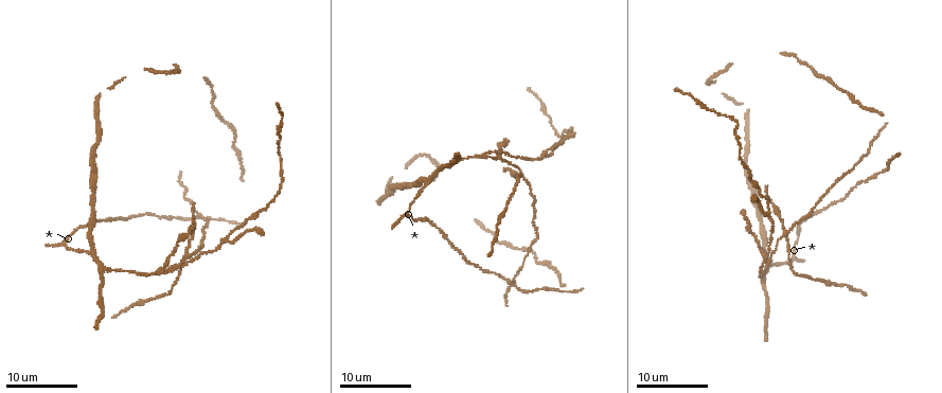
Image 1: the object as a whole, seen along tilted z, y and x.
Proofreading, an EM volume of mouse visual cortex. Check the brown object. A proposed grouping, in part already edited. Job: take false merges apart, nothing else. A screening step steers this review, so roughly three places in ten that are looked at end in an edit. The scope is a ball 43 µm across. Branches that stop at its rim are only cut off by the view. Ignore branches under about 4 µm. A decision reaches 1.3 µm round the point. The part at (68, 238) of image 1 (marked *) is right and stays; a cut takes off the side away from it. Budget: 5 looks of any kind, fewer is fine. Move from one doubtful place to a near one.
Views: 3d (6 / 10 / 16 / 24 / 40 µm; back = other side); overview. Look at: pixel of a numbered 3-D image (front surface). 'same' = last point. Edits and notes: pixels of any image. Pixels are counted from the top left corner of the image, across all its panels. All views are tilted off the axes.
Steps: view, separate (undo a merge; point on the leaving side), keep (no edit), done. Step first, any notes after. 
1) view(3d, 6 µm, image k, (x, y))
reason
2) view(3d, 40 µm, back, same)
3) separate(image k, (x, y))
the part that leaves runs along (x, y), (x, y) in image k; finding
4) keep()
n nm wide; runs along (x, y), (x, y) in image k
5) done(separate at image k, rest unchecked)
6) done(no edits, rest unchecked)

view(3d, 24 µm, image 1, (106, 271))
four arms meet

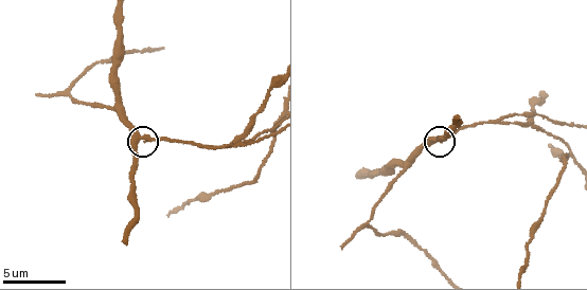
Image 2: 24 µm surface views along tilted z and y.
view(3d, 6 µm, image 2, (143, 138))
closer look

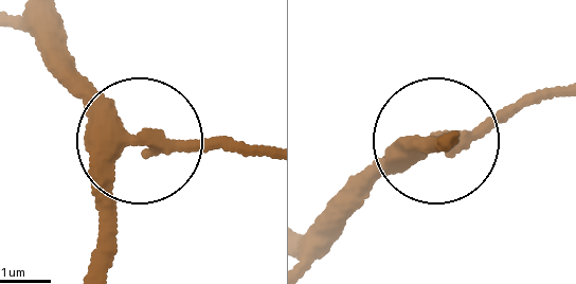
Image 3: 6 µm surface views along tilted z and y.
keep()
330 nm wide; runs along (10, 19), (127, 146), (106, 187), (103, 261) in image 3; one neuron here

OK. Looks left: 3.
view(3d, 16 µm, image 1, (226, 238))
three arms meet

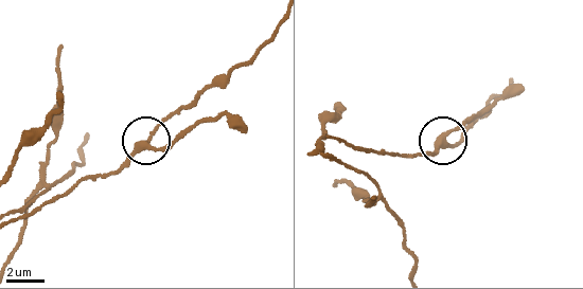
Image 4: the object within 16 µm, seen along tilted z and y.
view(3d, 10 µm, image 4, (147, 145))
zoom in

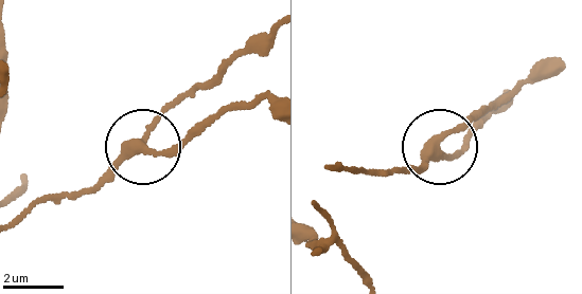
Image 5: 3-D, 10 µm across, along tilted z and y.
keep()
runs along (18, 218), (81, 196), (142, 149), (199, 134) in image 5; all the same neuron

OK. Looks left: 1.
done(no edits, rest unchecked)

